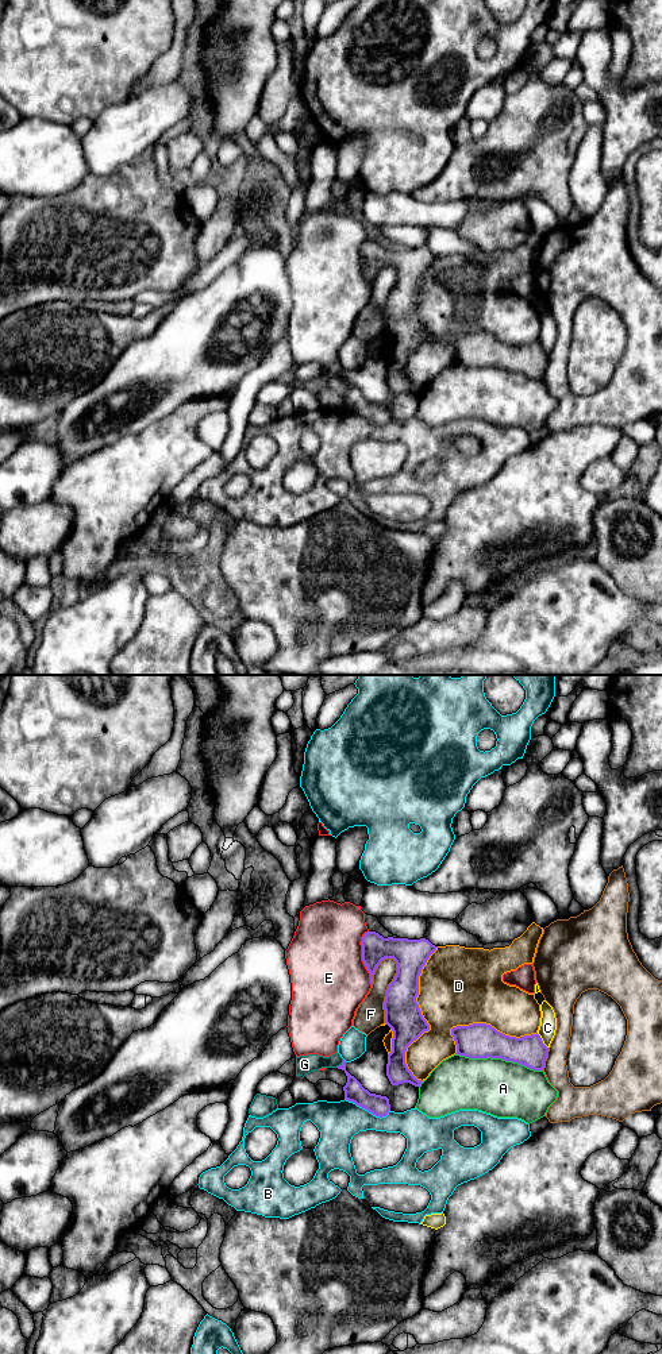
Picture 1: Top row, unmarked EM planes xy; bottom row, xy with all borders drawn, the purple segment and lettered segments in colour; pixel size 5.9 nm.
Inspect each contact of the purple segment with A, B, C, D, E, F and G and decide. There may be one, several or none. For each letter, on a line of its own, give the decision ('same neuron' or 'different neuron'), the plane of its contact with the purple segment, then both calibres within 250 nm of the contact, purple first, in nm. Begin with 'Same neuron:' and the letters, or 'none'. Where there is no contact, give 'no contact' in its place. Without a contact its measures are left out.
Same neuron: none
A: different neuron; contact in xy; calibres 200 and 340 nm
B: different neuron; contact in xy; calibres 120 and 240 nm
C: different neuron; contact in xy; calibres 190 and 100 nm
D: different neuron; contact in xy; calibres 220 and 440 nm
E: different neuron; contact in xy; calibres 160 and 460 nm
F: different neuron; contact in xy; calibres 220 and 170 nm
G: different neuron; contact in xy; calibres 120 and 110 nm

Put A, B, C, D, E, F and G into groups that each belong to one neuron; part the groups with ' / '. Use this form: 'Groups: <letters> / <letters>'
Groups: A / B / C / D / E / F / G

